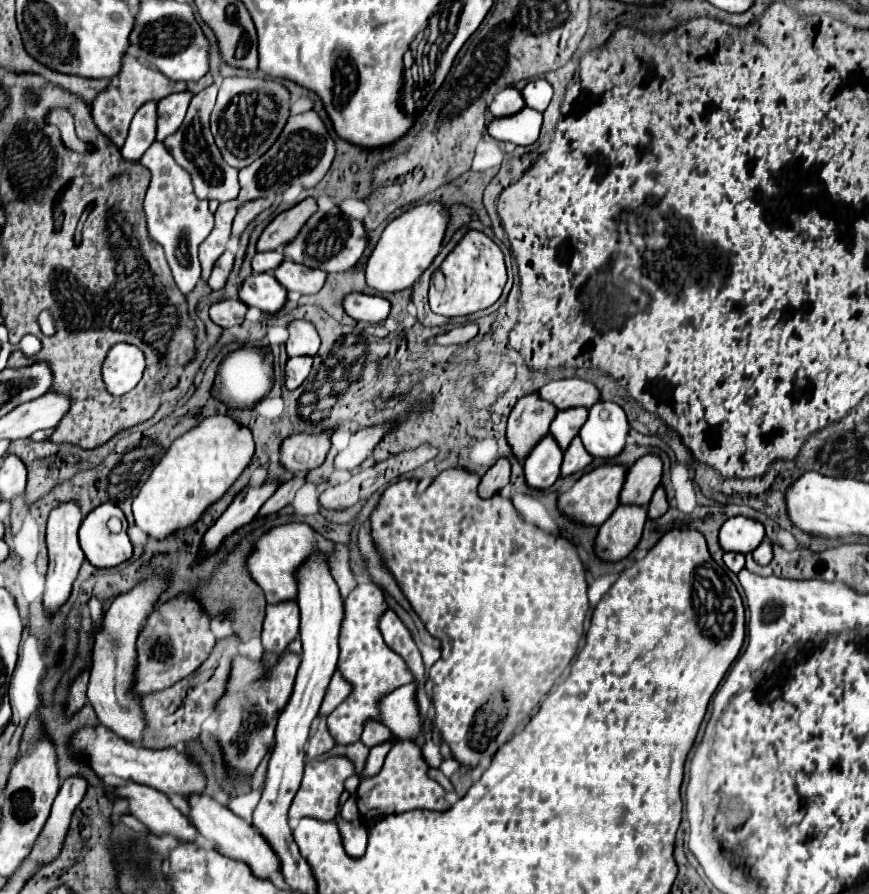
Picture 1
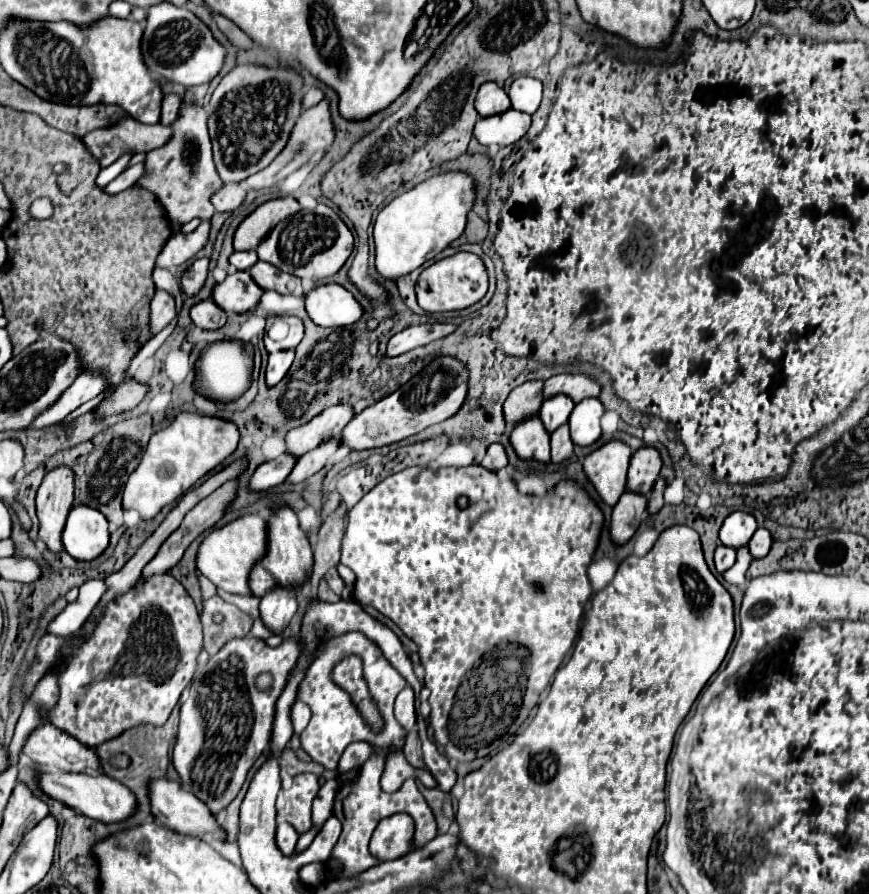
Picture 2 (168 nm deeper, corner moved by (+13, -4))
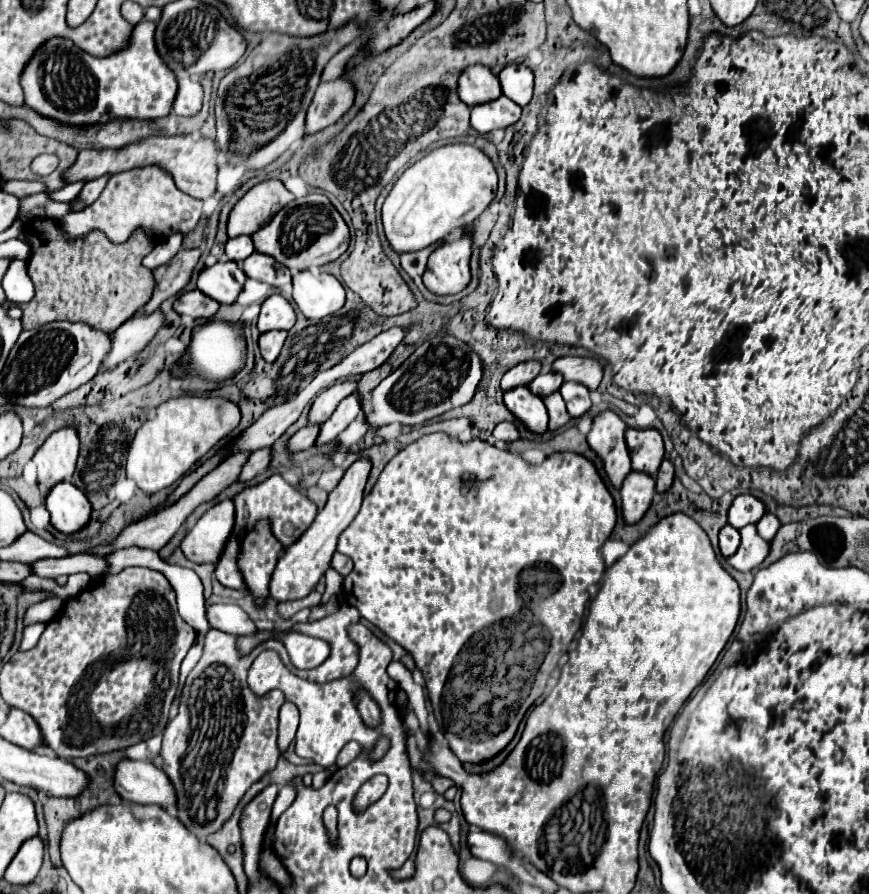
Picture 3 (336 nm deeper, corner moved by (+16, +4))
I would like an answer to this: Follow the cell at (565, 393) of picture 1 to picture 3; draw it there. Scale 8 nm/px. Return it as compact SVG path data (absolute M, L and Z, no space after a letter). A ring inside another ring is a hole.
M576 356L558 358L552 364L552 372L562 374L564 380L568 382L580 382L588 390L596 390L598 384L602 382L602 366L598 364L596 358L576 358Z

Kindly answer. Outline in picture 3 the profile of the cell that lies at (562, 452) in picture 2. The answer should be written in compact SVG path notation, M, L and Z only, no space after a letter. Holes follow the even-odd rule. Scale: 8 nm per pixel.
M554 392L552 396L546 396L544 404L546 404L548 414L550 414L550 422L548 422L550 432L556 432L558 428L562 428L562 426L566 426L570 422L568 410L566 410L564 400L562 400L562 396L558 392Z

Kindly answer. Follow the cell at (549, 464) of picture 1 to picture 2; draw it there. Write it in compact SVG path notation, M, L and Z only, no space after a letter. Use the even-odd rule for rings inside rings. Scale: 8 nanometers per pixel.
M537 414L515 424L511 432L511 444L515 452L525 460L535 458L549 462L549 432Z

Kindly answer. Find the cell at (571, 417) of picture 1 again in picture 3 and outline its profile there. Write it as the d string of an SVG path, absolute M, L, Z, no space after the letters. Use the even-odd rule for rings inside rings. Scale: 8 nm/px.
M548 372L548 374L536 376L536 380L532 380L532 384L528 388L532 390L532 394L536 394L536 396L542 398L542 396L550 396L552 392L558 392L562 382L564 382L564 378L560 374Z

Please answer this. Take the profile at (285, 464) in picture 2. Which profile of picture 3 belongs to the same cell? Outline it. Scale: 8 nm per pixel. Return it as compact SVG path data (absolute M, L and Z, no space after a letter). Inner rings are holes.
M304 426L300 428L288 442L286 442L286 450L288 454L296 454L296 452L302 452L306 448L310 448L318 436L318 430L320 426Z

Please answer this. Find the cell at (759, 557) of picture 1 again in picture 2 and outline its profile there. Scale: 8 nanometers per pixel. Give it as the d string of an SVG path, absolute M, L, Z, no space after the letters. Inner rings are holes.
M757 528L757 532L753 534L753 538L751 538L751 542L749 542L749 548L751 548L753 558L763 558L763 556L767 556L771 544L773 544L771 532L769 532L767 528Z

